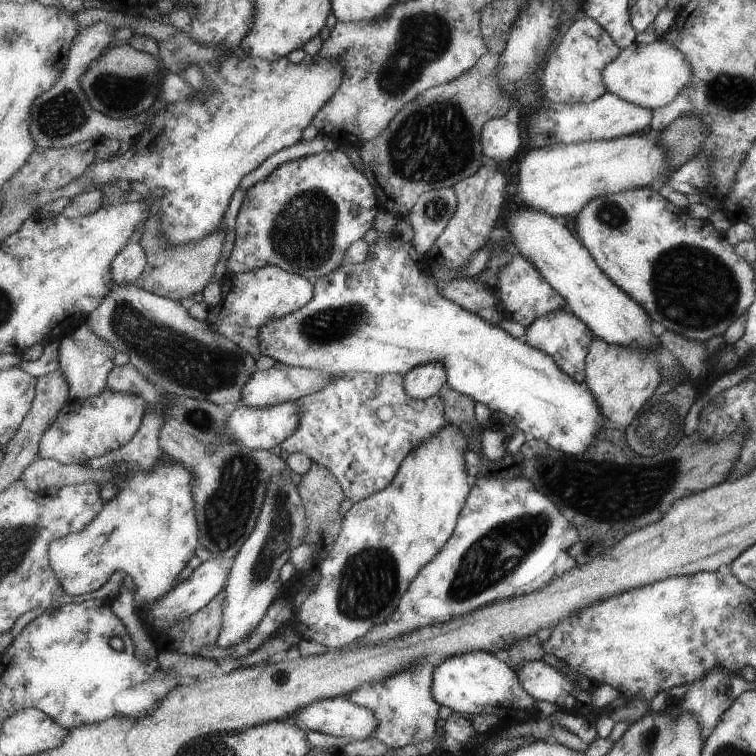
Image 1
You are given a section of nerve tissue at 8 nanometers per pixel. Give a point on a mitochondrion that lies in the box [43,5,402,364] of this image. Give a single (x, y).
(303, 233)

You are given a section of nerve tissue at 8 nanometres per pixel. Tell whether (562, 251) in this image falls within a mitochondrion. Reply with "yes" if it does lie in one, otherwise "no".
no

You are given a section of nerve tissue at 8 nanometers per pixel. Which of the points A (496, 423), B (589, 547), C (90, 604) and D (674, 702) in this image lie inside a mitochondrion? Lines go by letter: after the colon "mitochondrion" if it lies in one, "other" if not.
A: other
B: other
C: other
D: mitochondrion

